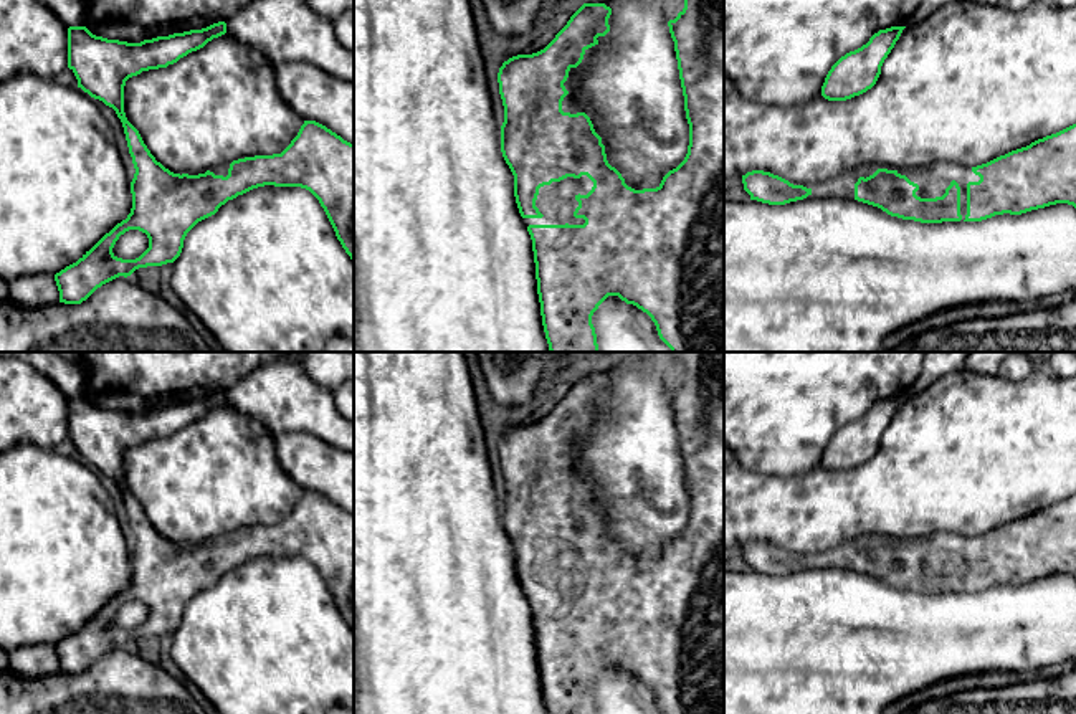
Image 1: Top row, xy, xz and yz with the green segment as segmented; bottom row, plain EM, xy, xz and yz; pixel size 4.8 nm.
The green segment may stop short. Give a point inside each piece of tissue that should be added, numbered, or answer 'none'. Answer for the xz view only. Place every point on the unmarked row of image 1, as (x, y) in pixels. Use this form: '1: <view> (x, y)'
1: xz (556, 572)

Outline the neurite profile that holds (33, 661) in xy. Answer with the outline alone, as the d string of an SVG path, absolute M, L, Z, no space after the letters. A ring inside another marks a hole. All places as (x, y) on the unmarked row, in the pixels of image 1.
M26 645L8 651L8 669L26 679L43 679L60 673L55 645Z

